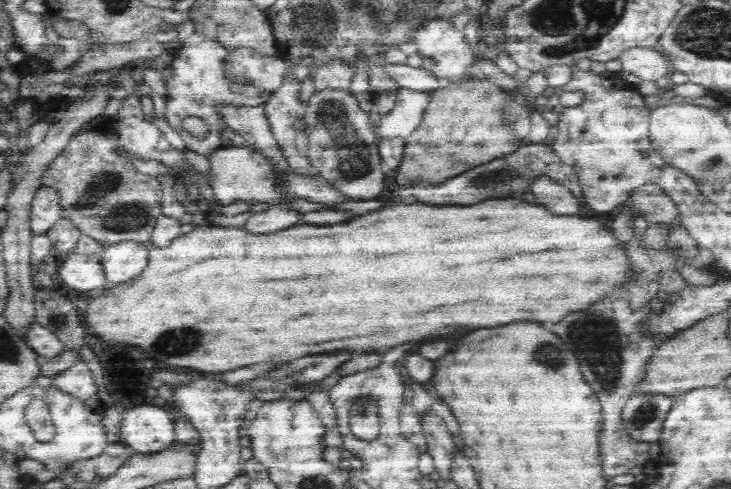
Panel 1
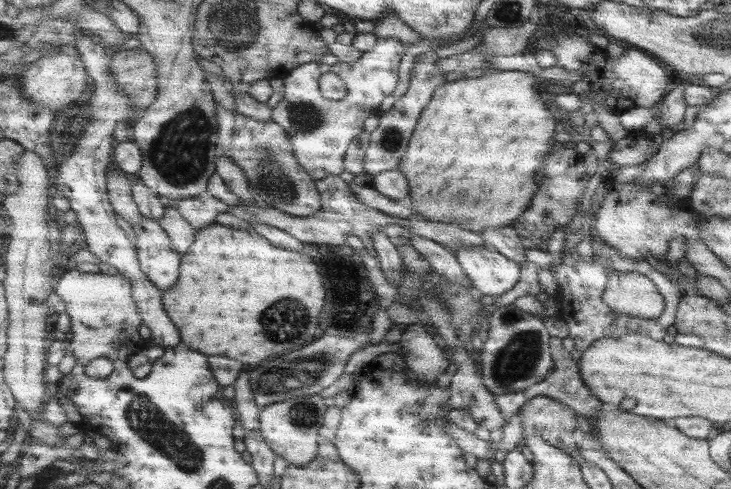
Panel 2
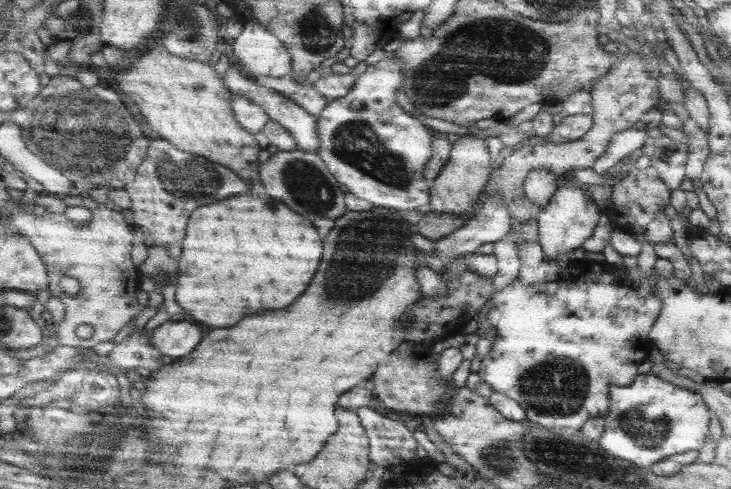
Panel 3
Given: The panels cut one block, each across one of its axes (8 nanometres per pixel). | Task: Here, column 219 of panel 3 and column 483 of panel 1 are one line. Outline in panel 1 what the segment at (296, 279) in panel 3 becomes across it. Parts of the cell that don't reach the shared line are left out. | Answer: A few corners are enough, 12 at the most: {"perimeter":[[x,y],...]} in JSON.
{"perimeter":[[392,204],[196,226],[82,320],[158,362],[558,322],[626,278],[590,216]]}

